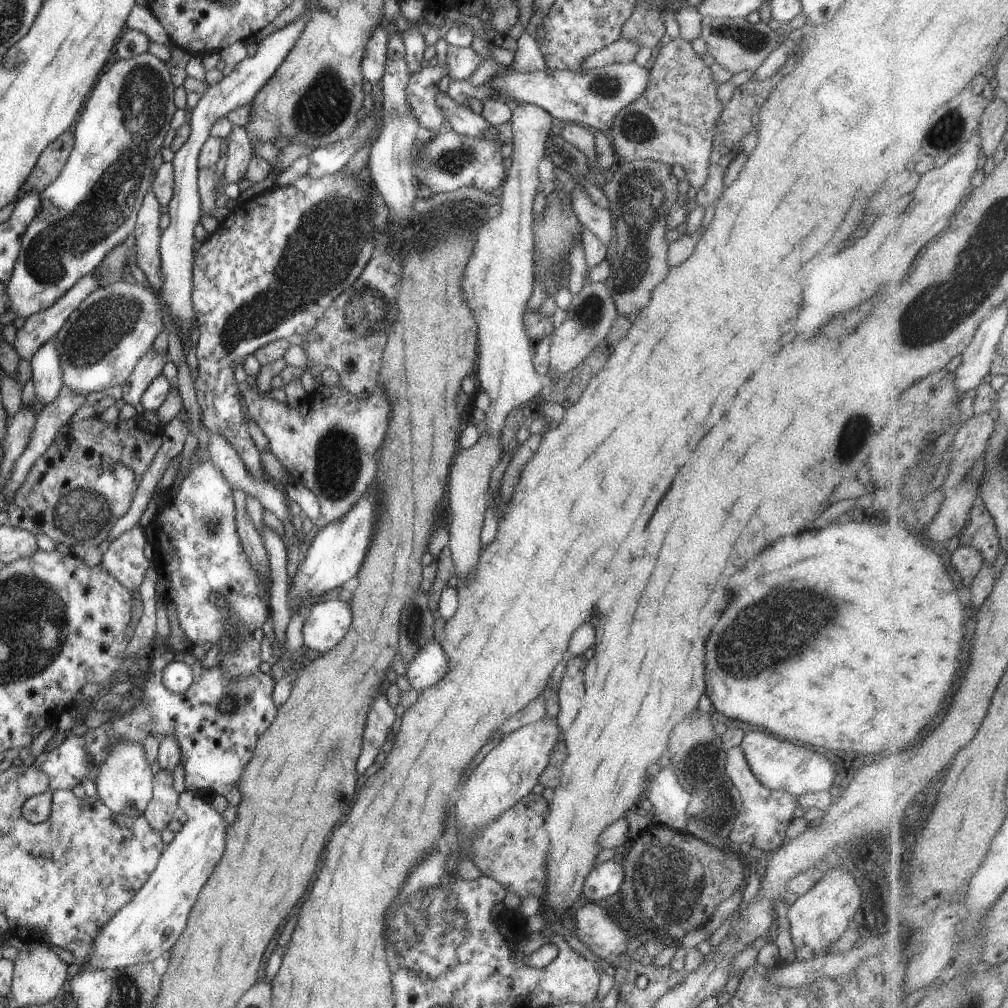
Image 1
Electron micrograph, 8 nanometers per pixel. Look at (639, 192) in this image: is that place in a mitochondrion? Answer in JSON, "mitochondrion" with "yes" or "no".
{"mitochondrion":"yes"}

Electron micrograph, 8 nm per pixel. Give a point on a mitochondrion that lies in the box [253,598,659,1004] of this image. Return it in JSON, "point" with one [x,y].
{"point":[430,940]}

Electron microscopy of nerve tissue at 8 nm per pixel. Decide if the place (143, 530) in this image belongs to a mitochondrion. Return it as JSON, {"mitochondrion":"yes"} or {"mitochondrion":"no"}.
{"mitochondrion":"no"}

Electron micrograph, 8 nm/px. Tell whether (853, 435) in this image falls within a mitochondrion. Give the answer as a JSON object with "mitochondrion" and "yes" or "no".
{"mitochondrion":"yes"}

